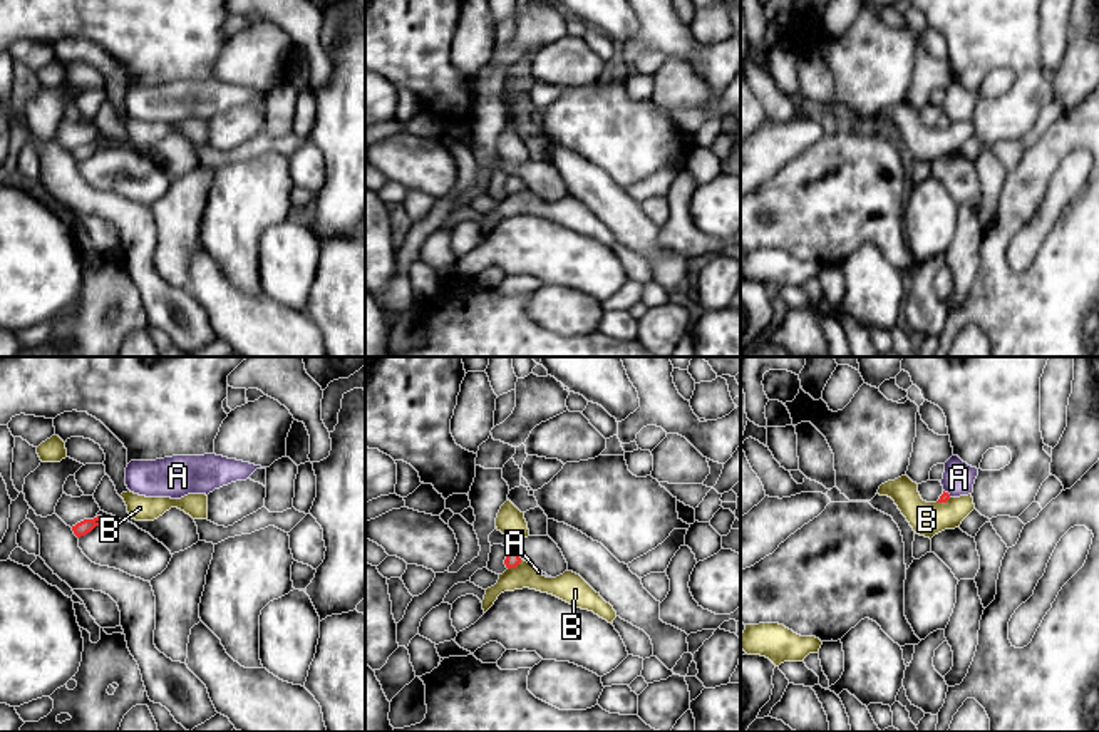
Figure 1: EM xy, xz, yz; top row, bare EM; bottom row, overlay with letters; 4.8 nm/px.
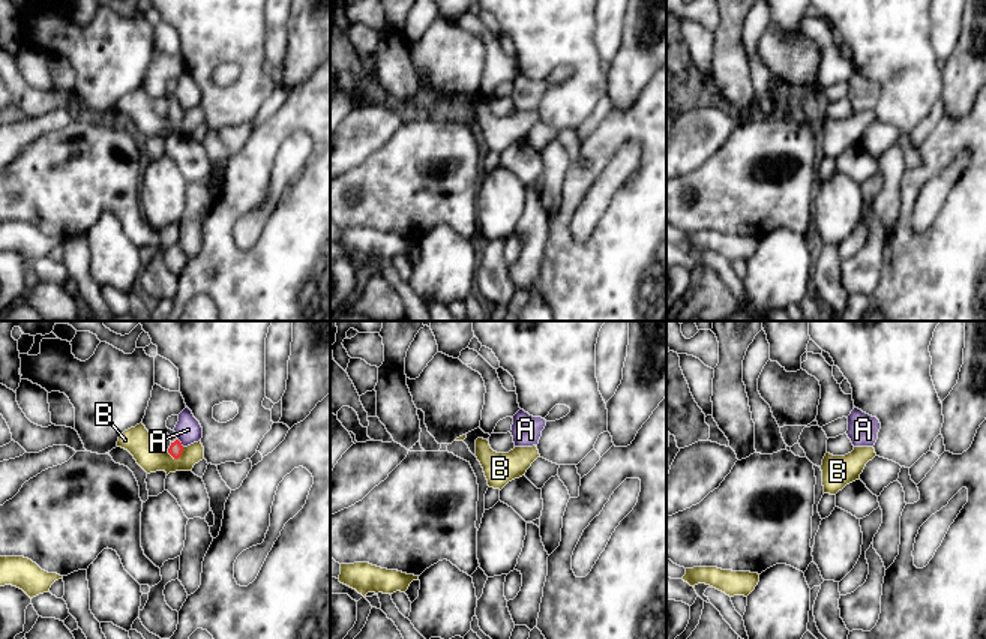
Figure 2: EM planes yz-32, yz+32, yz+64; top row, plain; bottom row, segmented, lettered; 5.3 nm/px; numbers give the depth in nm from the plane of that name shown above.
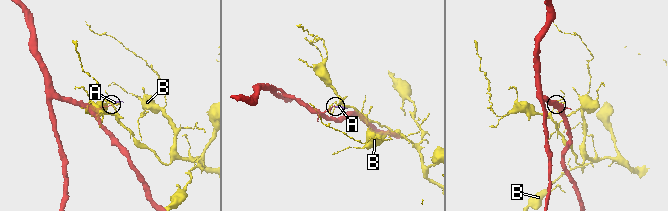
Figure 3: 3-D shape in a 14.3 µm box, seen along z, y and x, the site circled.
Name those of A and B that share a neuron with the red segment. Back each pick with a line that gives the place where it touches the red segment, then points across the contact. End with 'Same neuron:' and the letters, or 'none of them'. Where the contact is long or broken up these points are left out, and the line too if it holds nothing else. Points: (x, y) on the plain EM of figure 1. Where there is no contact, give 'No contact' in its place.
Same neuron: none of them

